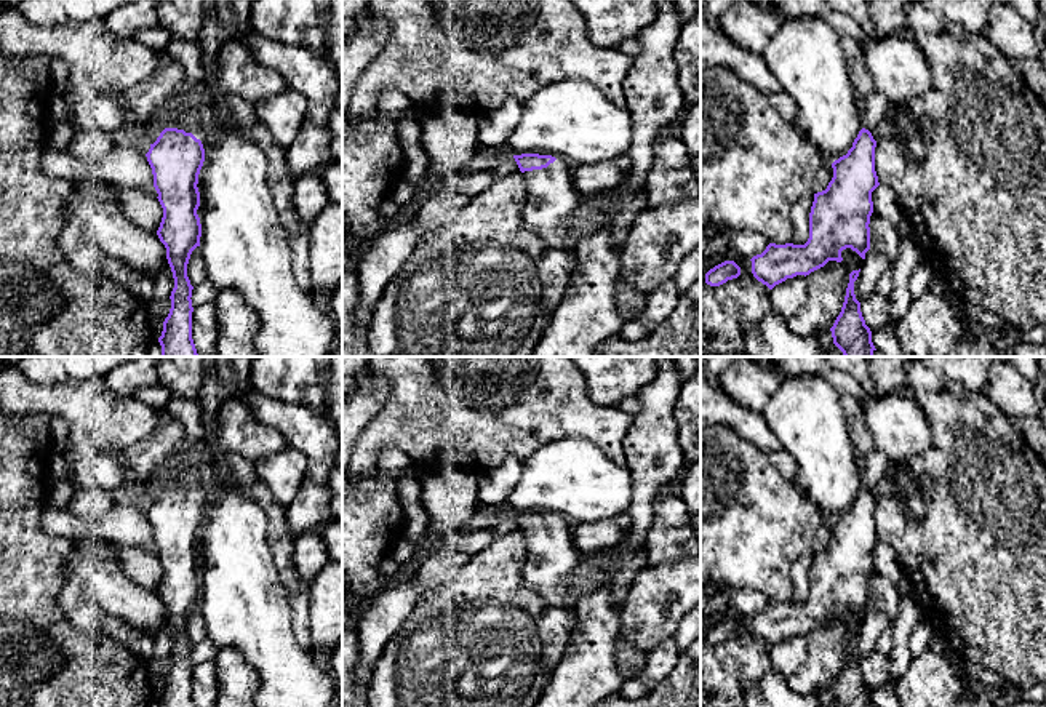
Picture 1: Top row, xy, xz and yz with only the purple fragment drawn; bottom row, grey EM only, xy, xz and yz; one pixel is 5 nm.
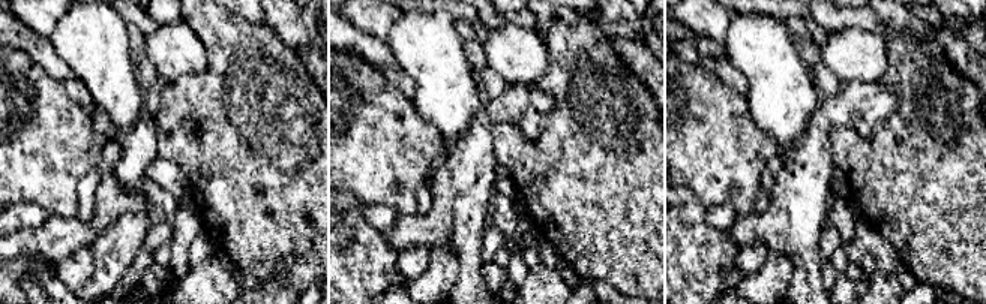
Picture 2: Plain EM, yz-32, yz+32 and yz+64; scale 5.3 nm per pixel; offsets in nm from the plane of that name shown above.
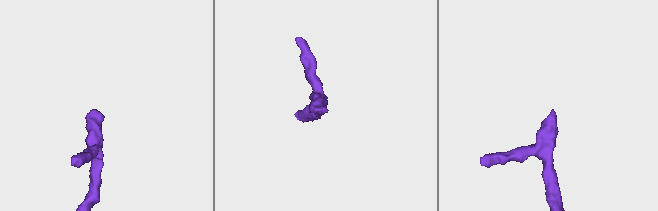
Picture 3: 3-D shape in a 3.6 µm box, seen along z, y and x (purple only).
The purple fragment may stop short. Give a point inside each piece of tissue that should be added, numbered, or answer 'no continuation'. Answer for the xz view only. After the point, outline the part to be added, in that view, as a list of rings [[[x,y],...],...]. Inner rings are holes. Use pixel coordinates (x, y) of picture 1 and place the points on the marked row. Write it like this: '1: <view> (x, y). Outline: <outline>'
1: xz (550, 197). Outline: [[[560,160],[547,168],[523,173],[526,203],[521,211],[525,224],[545,245],[565,250],[571,243],[569,219],[577,210],[579,194],[573,186],[573,173]]]

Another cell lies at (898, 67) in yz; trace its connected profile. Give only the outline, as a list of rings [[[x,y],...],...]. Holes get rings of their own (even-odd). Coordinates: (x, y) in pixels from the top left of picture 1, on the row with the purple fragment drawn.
[[[888,35],[864,51],[867,74],[891,106],[924,94],[932,86],[932,74],[915,40]]]

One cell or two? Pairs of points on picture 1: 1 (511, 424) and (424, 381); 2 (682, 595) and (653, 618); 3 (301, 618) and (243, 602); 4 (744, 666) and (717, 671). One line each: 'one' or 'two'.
1: one
2: one
3: two
4: one

